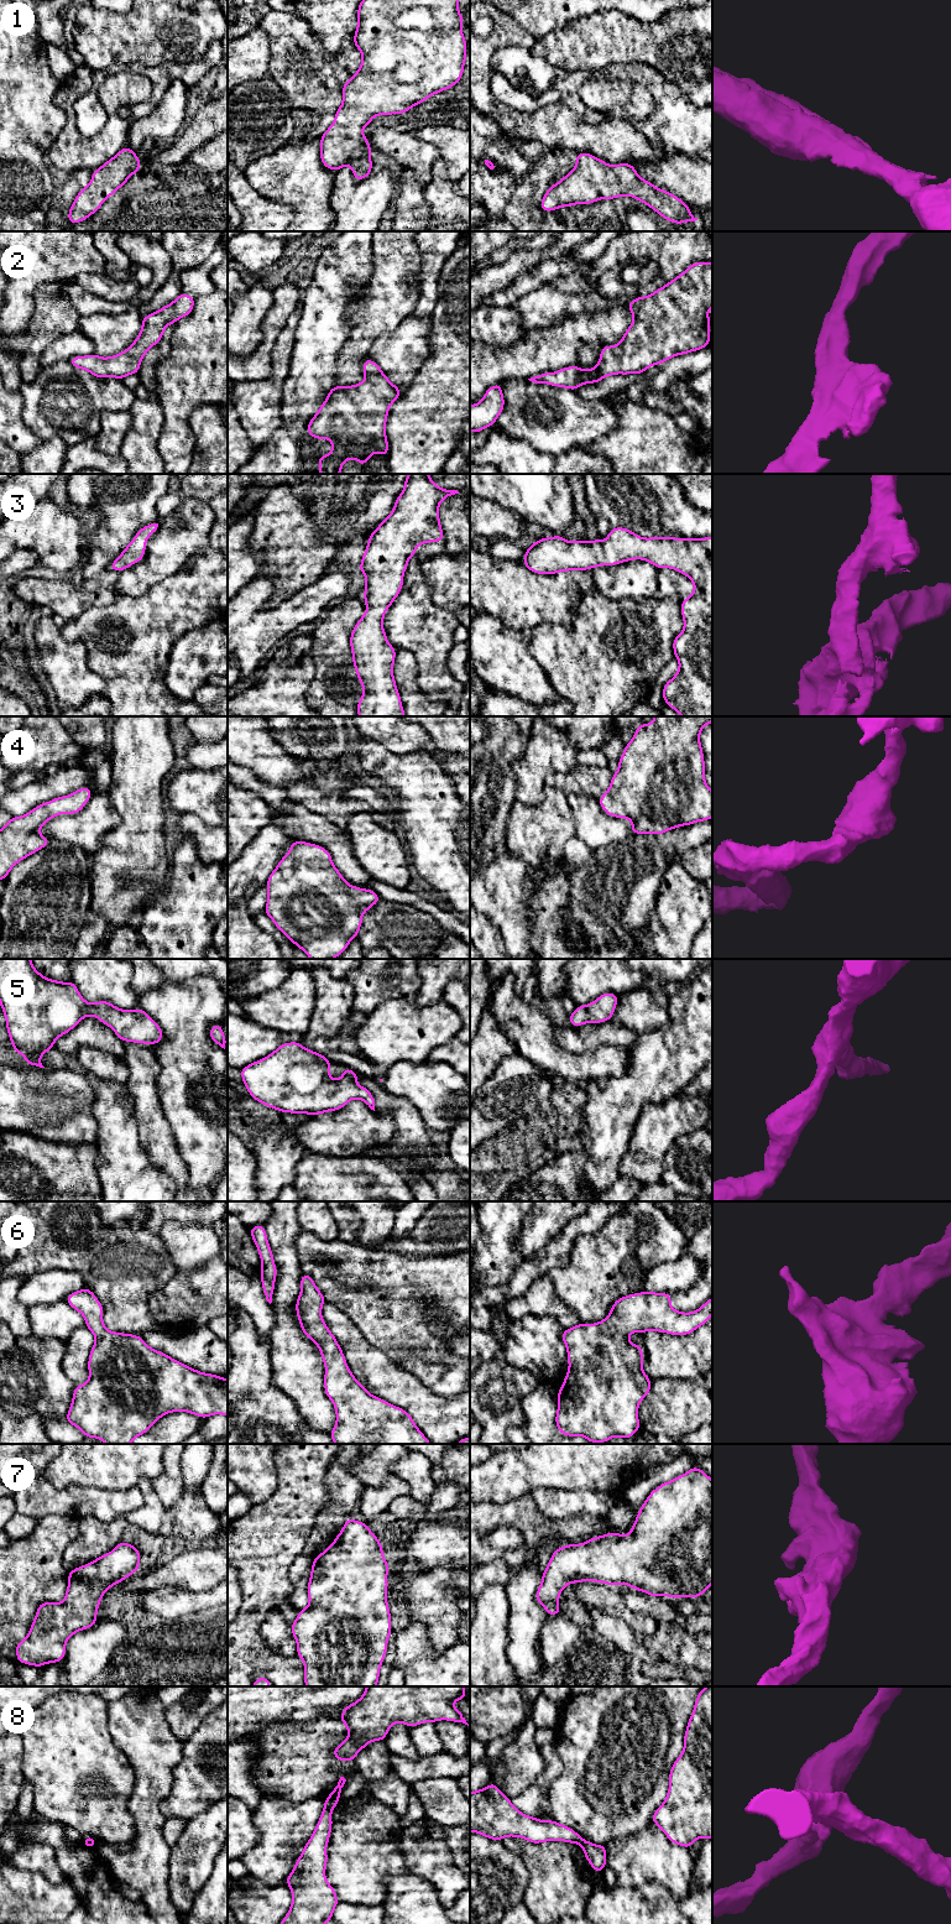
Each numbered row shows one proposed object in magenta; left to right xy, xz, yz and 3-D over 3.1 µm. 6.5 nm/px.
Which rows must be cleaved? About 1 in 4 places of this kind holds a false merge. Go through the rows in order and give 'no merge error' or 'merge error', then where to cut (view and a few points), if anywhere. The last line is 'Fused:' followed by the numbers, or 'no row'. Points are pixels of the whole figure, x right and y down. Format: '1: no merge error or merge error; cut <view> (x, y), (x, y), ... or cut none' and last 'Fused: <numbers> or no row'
1: no merge error; cut none
2: no merge error; cut none
3: no merge error; cut none
4: no merge error; cut none
5: no merge error; cut none
6: no merge error; cut none
7: no merge error; cut none
8: merge error; cut xz (327, 1797), (338, 1799)
Fused: 8

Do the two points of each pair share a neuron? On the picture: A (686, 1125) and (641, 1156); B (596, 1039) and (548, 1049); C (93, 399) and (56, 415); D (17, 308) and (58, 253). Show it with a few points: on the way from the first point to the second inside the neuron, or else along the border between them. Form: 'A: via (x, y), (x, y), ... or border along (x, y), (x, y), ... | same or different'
A: via (675, 1125), (672, 1125), (652, 1145) | same
B: border along (554, 1030), (562, 1047), (590, 1053) | different
C: via (84, 399), (73, 399), (64, 406) | same
D: via (24, 295), (38, 281), (38, 272), (45, 266) | same

